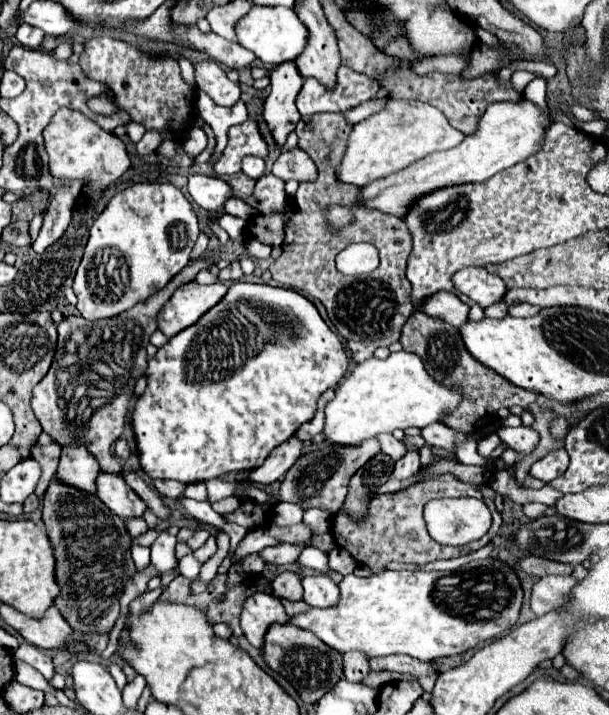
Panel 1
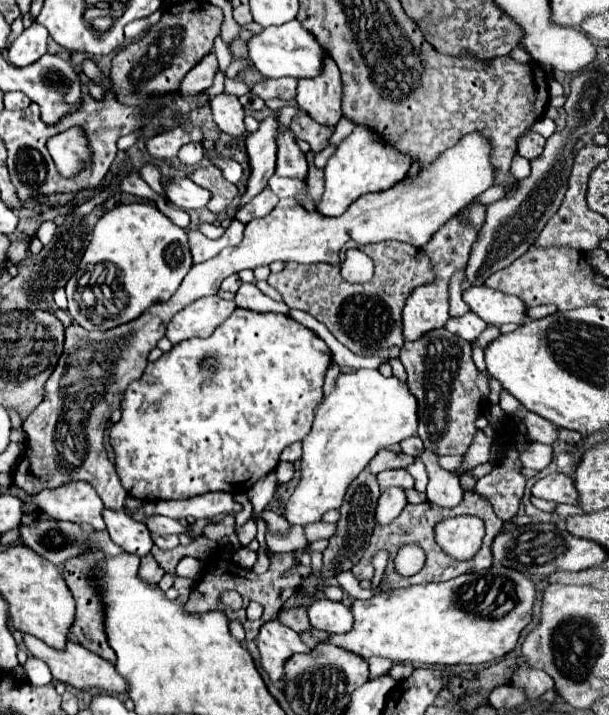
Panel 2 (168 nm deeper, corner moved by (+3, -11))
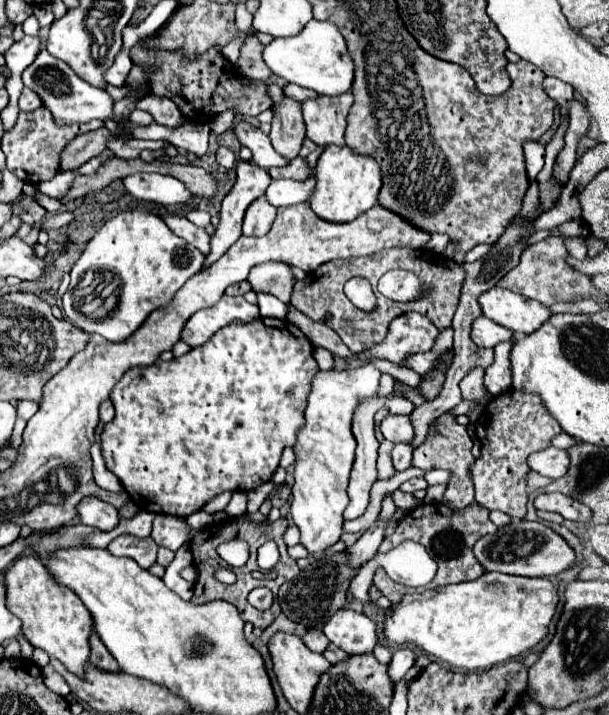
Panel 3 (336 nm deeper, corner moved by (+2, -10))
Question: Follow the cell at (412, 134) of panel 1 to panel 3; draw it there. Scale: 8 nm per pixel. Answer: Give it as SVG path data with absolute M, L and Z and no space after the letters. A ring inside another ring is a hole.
M329 144L317 160L317 188L311 200L313 212L329 222L349 222L377 204L381 190L381 166L367 154L355 154L349 146Z

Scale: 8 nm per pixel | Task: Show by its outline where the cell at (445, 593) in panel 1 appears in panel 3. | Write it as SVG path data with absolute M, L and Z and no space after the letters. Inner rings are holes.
M485 572L477 580L447 584L423 594L405 594L383 614L383 642L387 648L417 648L455 668L485 670L517 658L547 636L549 622L559 602L557 588L547 578L523 578L501 572Z

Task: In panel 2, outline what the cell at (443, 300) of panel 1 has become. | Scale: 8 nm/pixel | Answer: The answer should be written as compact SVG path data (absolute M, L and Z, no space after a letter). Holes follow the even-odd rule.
M466 313L464 317L458 317L458 319L450 319L446 323L446 329L466 341L476 341L480 337L480 333L488 327L488 323L484 323L476 313Z

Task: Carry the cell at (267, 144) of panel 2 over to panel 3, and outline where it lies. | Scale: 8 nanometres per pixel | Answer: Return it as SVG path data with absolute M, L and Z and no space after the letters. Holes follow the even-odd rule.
M241 160L237 164L237 182L231 192L225 196L221 212L219 212L219 226L215 236L211 238L211 252L205 258L205 266L221 258L241 236L241 222L247 206L265 194L267 186L273 182L269 172L255 162Z

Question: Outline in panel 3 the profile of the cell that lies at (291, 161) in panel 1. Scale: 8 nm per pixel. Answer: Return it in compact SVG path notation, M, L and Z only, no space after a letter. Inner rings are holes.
M283 98L279 106L273 106L273 112L275 118L271 122L271 132L269 132L271 144L287 162L291 162L293 158L297 158L305 138L301 104L291 98Z

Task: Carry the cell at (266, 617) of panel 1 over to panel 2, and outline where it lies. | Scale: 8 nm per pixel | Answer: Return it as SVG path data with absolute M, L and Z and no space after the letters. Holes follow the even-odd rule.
M270 621L264 623L256 637L258 649L260 649L260 659L262 667L268 673L268 677L278 683L284 689L286 683L286 673L284 665L286 659L290 659L296 653L308 653L310 649L304 645L300 635L288 627L284 627L280 621Z

